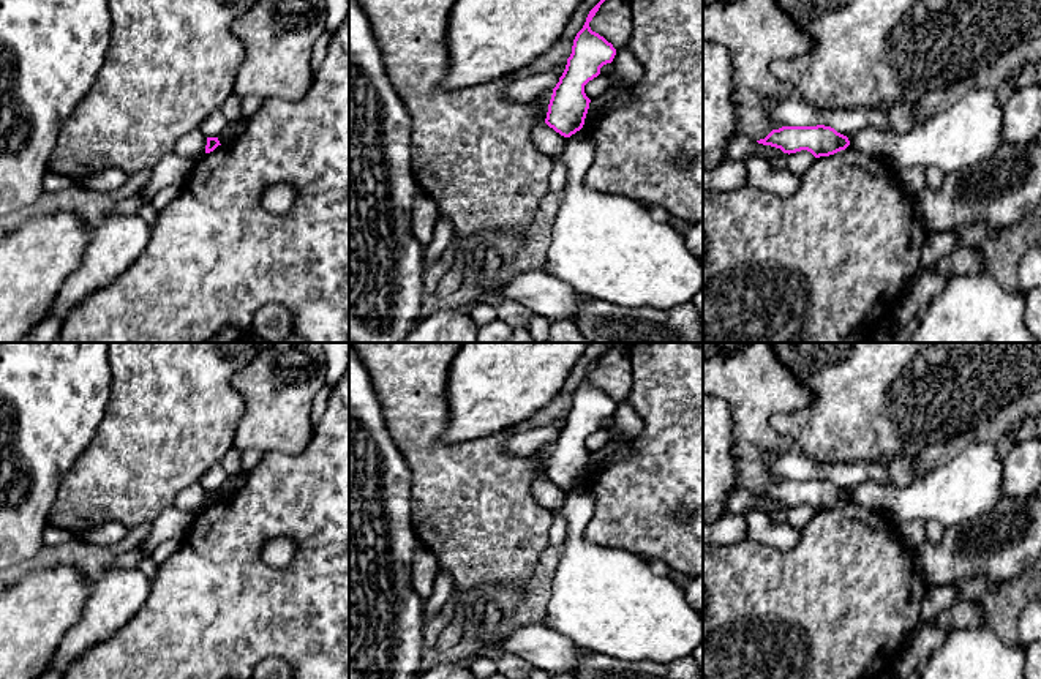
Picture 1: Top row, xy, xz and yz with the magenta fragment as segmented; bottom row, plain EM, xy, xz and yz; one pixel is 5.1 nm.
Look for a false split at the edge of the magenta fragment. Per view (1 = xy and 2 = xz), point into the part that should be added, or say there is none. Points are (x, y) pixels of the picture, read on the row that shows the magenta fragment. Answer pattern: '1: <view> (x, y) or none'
1: none
2: none

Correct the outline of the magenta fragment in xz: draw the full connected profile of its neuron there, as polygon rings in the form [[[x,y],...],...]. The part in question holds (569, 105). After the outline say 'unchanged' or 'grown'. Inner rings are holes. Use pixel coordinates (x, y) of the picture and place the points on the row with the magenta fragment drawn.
[[[600,0],[589,11],[583,28],[577,33],[572,54],[548,104],[545,123],[564,137],[583,128],[591,103],[584,85],[597,77],[600,68],[611,63],[616,55],[613,44],[589,27],[603,2]]]; unchanged

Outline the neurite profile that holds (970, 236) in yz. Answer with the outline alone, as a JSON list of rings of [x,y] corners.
[[[973,223],[954,229],[959,237],[960,248],[976,249],[984,240],[998,237],[1005,232],[1003,227],[994,227],[984,223]]]

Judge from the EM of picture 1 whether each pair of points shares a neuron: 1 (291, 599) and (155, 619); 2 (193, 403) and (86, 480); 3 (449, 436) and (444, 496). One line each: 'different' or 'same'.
1: same
2: same
3: different

